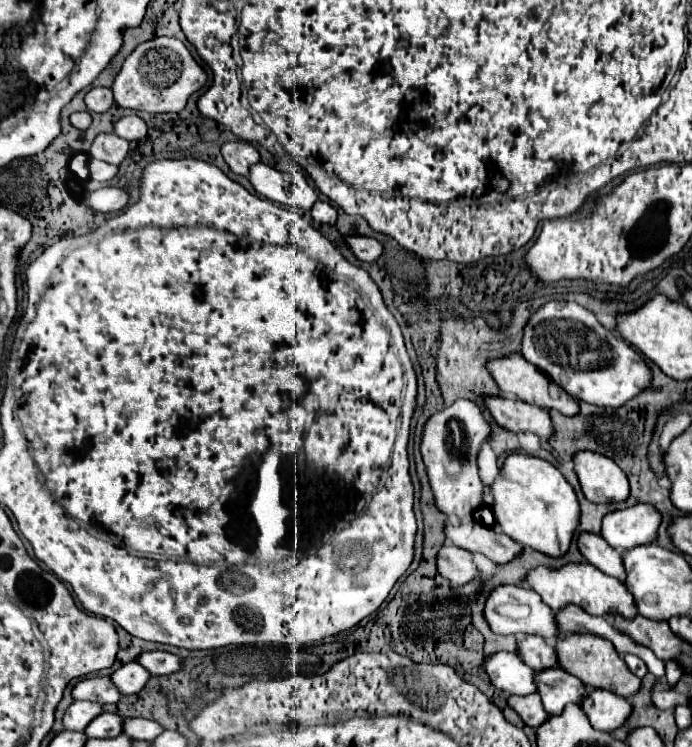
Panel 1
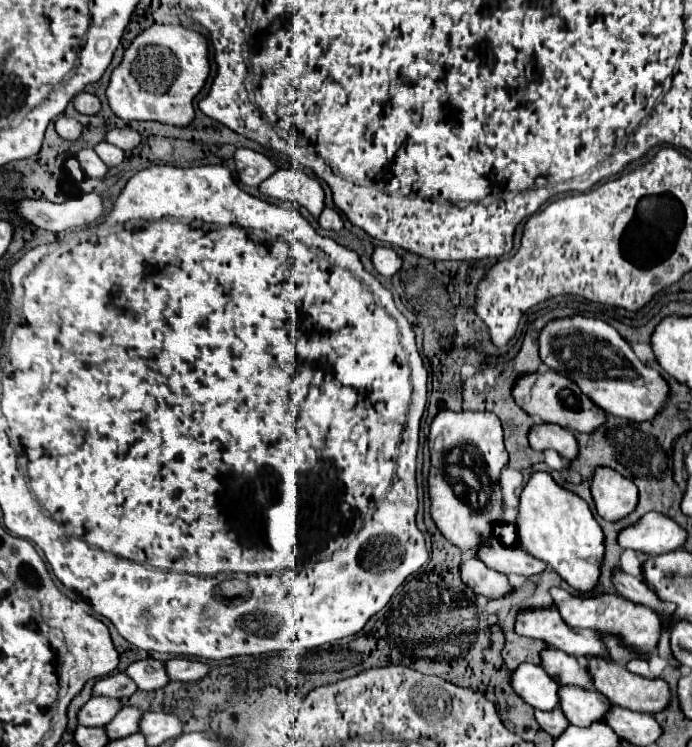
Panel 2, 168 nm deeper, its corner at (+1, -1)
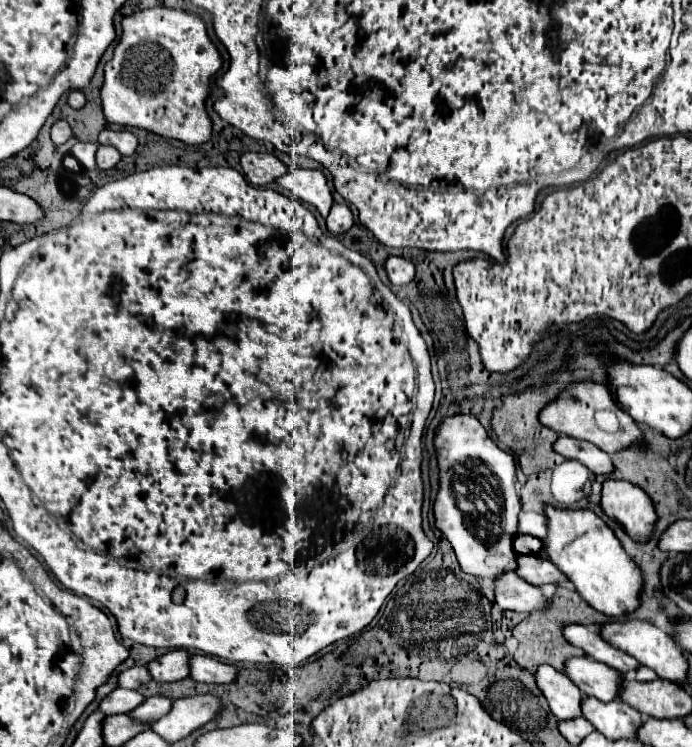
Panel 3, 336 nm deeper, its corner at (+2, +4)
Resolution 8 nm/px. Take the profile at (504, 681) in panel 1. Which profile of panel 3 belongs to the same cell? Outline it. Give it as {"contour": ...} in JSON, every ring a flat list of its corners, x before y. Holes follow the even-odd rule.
{"contour":[[539,665,535,671,535,681,557,719,573,719,581,715,579,705,585,695,565,673,553,669,551,665]]}

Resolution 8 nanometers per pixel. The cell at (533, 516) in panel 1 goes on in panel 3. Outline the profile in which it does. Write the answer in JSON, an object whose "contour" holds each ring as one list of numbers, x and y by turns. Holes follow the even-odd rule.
{"contour":[[545,505,543,513,547,517,547,537,543,539,543,551,549,561,567,575,577,593,591,607,611,617,619,617,637,609,637,599,643,585,641,573,605,521,599,519,591,509,557,509,553,505]]}

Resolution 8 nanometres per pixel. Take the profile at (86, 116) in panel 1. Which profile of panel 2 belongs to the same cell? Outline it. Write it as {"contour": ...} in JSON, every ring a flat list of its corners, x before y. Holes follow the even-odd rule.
{"contour":[[60,116,56,120,56,132,64,140,78,140,80,134,82,134,82,124,78,120,74,120,74,118]]}

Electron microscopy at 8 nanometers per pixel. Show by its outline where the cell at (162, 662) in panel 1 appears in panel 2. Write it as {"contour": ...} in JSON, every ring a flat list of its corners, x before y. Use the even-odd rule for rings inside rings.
{"contour":[[172,658,166,662,166,666,168,666,168,676,180,682,196,682,210,672,208,664,198,660,188,660,188,658]]}

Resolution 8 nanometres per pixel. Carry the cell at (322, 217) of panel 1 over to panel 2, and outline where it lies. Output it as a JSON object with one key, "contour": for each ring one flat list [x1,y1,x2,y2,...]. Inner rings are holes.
{"contour":[[324,208,322,210,322,214,320,214,320,218,318,218,318,222,320,222,320,226,324,228,324,230,342,230,344,228,344,222,342,222,342,214,340,214,340,210,336,210,336,208]]}

